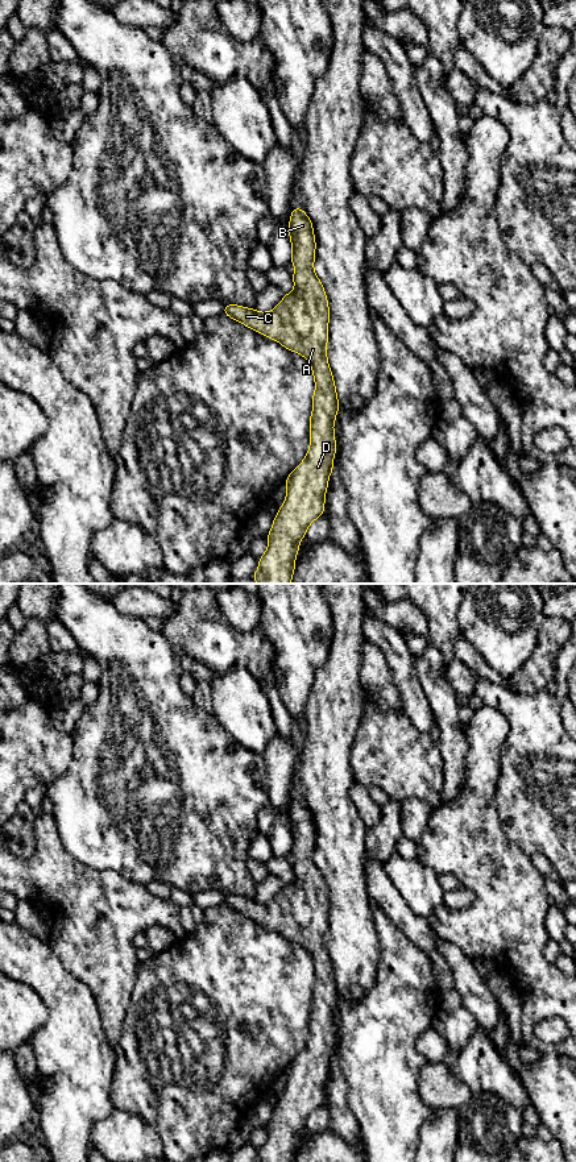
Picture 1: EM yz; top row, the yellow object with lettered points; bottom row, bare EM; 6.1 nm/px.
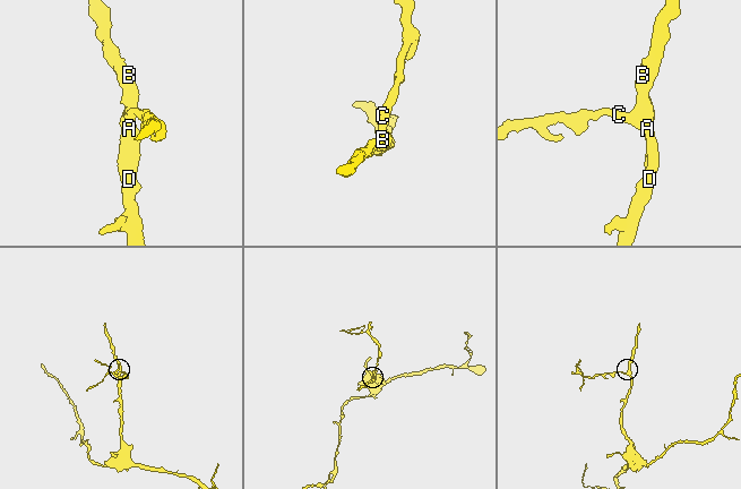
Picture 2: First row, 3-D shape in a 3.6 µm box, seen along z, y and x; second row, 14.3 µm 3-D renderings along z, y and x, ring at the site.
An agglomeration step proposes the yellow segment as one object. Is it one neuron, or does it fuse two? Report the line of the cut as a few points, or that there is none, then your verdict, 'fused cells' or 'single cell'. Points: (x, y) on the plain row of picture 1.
cut none; single cell

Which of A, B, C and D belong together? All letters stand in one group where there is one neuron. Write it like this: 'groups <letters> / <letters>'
groups A B C D

